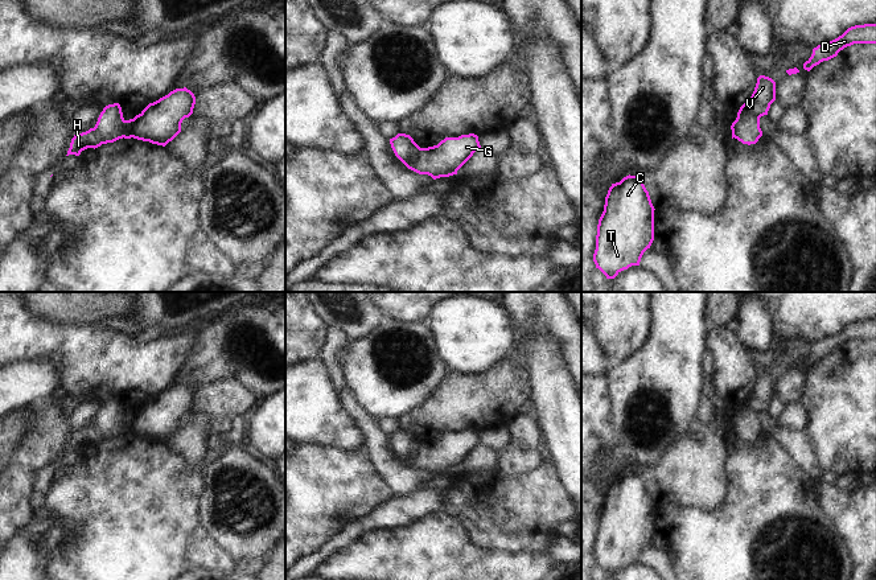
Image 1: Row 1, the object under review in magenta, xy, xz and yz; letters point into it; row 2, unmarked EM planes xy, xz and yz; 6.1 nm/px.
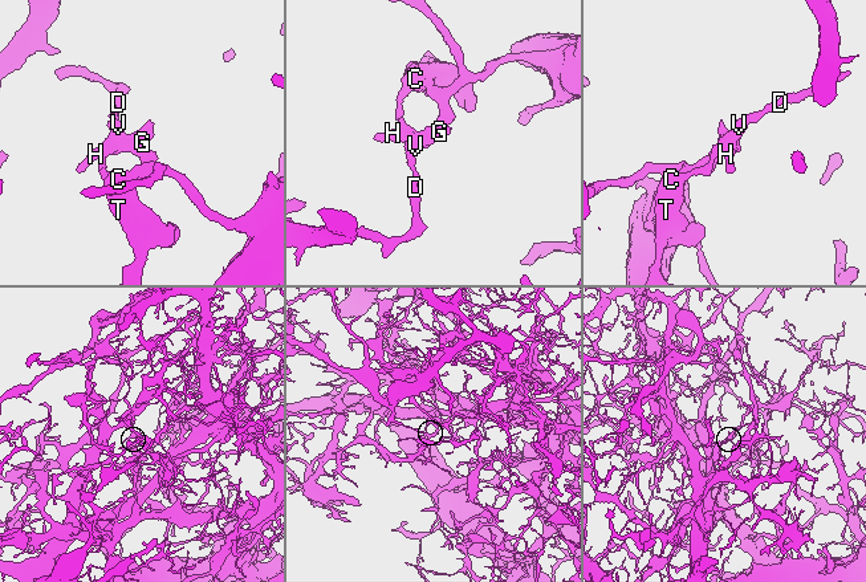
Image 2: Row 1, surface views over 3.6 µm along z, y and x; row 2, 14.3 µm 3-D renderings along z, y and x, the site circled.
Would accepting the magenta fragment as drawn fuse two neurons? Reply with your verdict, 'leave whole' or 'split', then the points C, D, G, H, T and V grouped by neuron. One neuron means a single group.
split | C D T V / G H

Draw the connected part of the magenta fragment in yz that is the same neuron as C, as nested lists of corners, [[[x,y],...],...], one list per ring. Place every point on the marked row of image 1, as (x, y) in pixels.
[[[639,176],[612,184],[599,219],[593,262],[606,279],[639,266],[654,240],[654,206]]]

